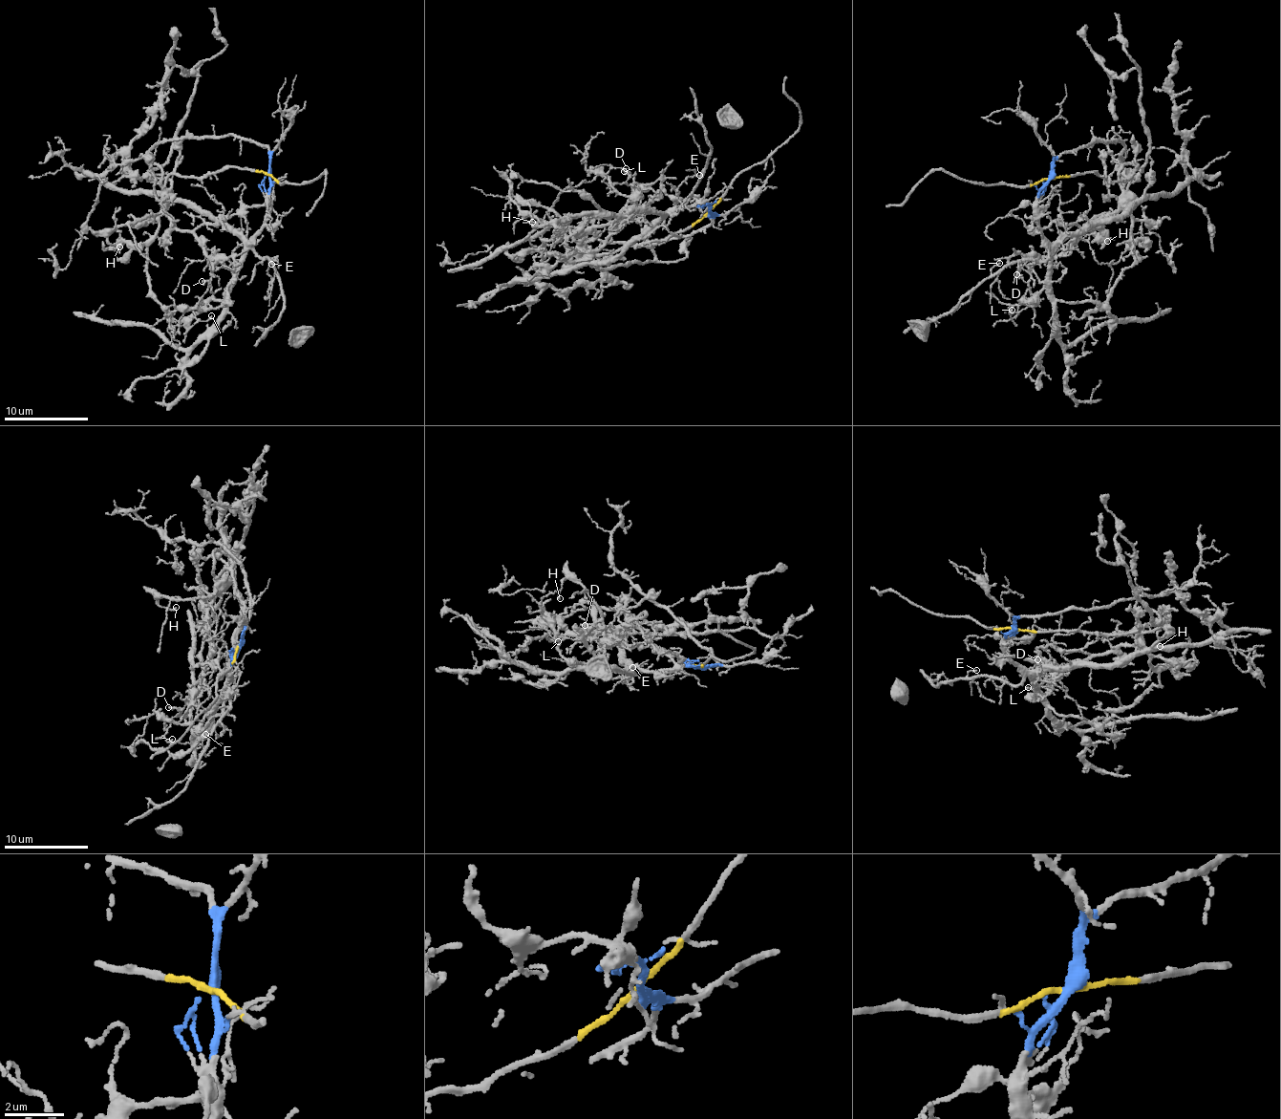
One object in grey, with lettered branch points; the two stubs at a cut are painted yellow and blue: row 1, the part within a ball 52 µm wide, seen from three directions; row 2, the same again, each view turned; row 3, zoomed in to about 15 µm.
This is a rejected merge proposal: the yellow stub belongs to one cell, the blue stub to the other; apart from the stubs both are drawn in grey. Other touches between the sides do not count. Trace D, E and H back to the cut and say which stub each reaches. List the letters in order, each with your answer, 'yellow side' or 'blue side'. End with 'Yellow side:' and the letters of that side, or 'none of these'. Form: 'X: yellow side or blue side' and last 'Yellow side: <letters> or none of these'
D: yellow side
E: blue side
H: yellow side
Yellow side: D, H

